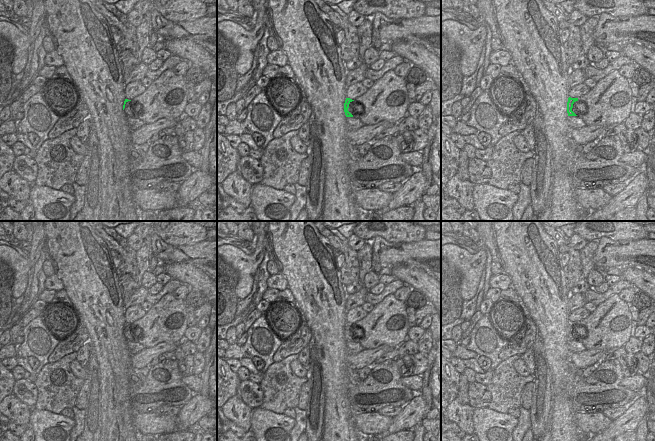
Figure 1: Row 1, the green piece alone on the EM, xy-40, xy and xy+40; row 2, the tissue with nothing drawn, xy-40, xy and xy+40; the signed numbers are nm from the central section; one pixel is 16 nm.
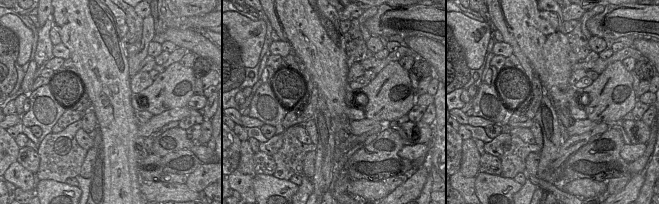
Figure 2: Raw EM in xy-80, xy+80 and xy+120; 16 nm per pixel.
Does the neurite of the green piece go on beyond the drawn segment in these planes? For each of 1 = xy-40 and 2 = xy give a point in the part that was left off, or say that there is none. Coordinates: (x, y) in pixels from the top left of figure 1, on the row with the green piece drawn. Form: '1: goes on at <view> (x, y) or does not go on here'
1: goes on at xy-40 (131, 111)
2: goes on at xy (354, 110)

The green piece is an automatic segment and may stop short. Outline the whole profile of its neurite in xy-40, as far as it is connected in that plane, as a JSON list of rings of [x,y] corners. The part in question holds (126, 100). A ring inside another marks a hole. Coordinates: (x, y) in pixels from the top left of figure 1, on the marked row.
[[[125,99],[123,110],[127,117],[137,118],[138,112],[141,111],[141,109],[137,104],[131,106],[130,101],[131,100]]]

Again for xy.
[[[346,98],[344,103],[344,112],[346,117],[353,117],[354,115],[360,114],[360,109],[362,108],[362,105],[359,104],[358,106],[354,105],[354,100],[350,98]]]

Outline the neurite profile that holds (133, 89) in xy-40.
[[[141,81],[130,82],[129,84],[125,85],[125,98],[132,100],[141,95],[145,90],[146,87],[142,85]]]

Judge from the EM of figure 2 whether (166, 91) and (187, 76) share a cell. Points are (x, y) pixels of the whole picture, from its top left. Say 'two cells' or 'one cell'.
one cell

